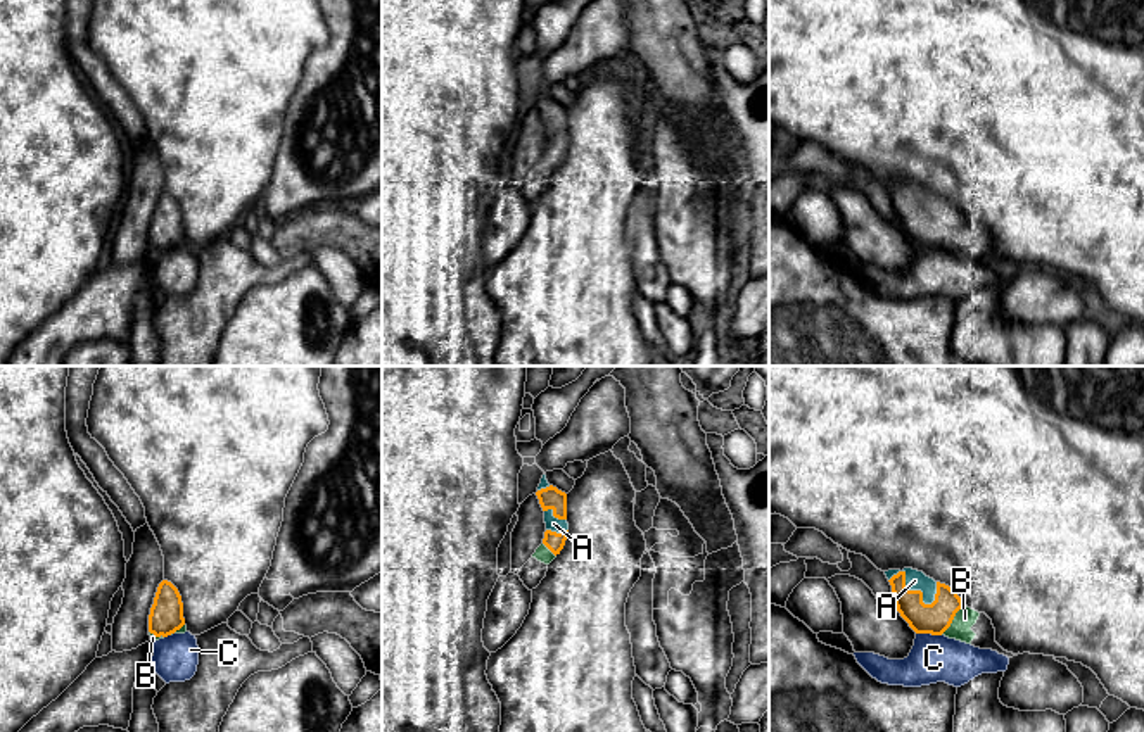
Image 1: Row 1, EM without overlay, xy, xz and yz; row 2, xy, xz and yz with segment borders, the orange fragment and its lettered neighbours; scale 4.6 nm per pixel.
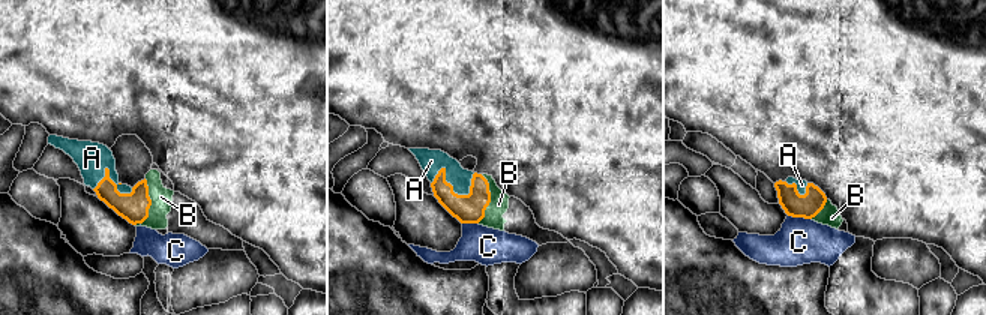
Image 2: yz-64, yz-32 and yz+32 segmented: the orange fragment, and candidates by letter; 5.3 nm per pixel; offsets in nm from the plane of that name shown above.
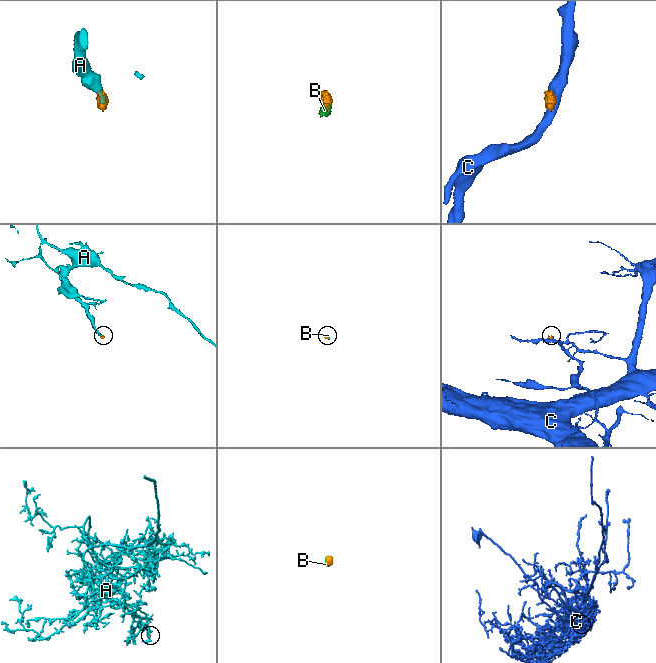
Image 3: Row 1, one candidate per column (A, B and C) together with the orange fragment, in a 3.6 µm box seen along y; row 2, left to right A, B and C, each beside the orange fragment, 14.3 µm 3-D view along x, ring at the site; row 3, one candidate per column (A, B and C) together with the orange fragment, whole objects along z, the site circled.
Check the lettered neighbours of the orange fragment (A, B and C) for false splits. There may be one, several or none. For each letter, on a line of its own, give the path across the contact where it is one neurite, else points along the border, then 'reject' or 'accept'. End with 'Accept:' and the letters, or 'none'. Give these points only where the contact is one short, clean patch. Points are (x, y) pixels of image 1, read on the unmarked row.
A: across yz (934, 232), (915, 204), (915, 194) | accept
B: accept
C: along yz (916, 246), (940, 249) | reject
Accept: A, B

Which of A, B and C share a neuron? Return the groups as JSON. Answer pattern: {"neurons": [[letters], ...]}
{"neurons": [["A", "B"], ["C"]]}

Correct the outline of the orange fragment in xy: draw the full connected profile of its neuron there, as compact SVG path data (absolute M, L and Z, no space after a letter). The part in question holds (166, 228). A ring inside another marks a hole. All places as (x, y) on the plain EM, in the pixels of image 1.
M162 193L157 200L149 228L150 254L159 254L173 247L185 247L183 216L178 202Z

